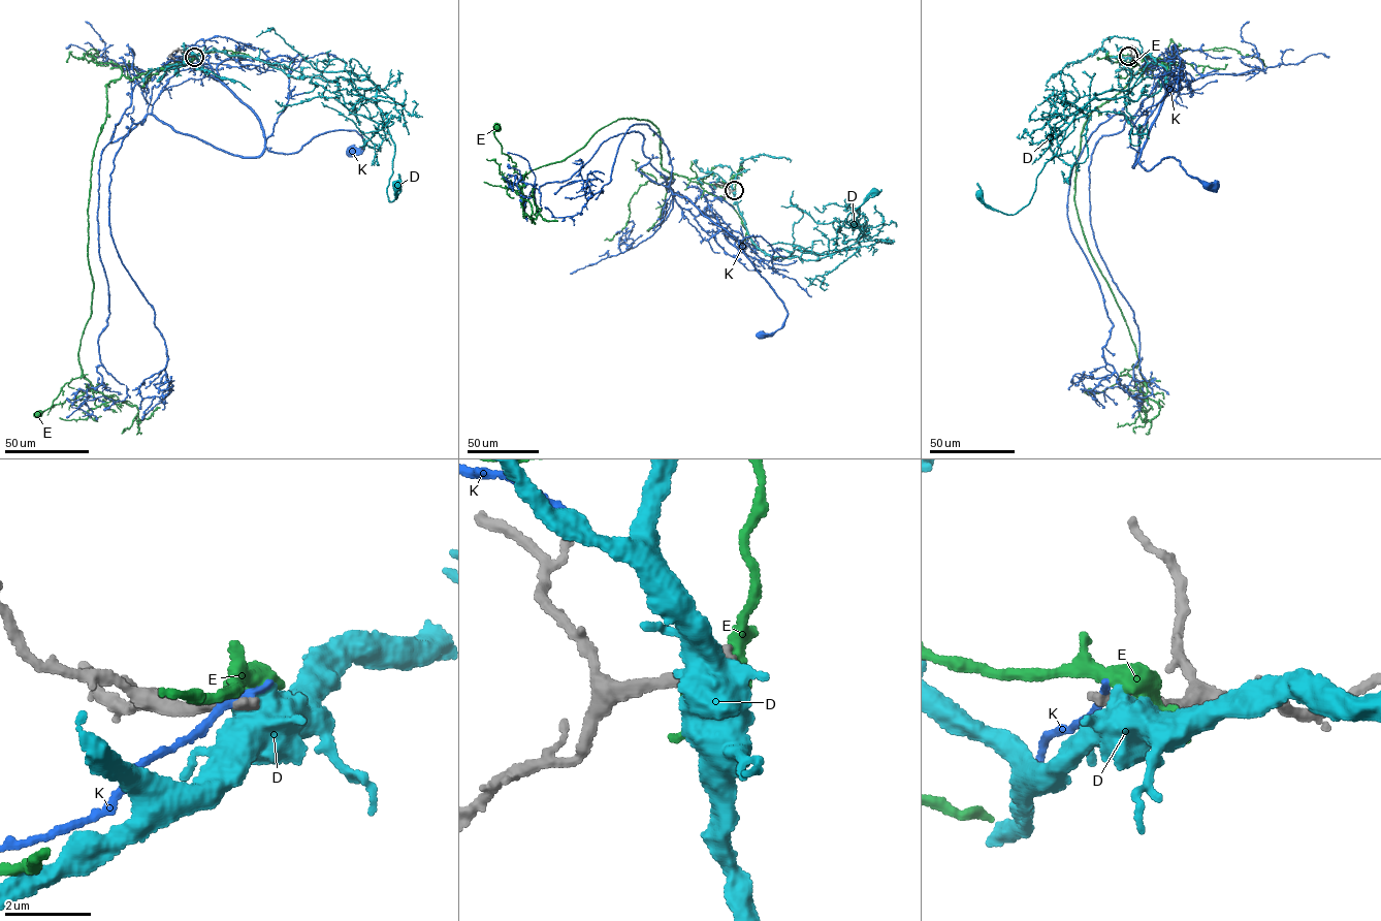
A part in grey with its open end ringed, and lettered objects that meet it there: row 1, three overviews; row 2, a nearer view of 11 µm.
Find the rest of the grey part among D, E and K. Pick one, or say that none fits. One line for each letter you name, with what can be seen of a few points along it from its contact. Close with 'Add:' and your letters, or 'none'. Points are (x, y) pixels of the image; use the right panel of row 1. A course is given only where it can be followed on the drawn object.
Add: none

